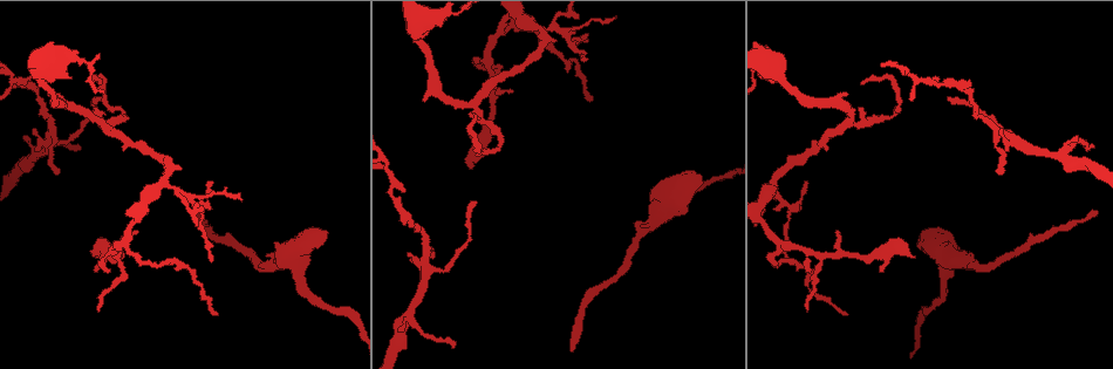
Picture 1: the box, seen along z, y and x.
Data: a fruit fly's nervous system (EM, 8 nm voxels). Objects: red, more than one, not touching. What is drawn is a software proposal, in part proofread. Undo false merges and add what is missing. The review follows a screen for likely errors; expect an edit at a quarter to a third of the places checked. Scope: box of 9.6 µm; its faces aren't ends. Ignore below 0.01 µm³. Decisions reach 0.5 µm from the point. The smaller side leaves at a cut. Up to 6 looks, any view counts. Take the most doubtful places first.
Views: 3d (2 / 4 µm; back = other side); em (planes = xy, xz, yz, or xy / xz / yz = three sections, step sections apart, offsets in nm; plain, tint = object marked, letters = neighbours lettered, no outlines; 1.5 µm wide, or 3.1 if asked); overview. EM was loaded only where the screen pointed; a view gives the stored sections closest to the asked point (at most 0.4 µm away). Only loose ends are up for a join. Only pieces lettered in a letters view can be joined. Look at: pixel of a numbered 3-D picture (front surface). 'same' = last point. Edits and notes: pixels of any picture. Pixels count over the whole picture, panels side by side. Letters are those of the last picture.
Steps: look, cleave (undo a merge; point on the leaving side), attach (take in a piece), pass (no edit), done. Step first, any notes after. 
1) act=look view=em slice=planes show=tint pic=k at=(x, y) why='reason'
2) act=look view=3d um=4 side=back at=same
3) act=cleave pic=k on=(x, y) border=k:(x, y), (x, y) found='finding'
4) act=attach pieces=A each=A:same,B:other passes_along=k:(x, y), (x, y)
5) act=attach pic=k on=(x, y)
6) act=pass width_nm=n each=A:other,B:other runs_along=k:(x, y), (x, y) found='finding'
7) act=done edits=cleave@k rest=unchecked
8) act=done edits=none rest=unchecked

act=look view=3d um=2 pic=1 at=(1095, 215) why='thin end'

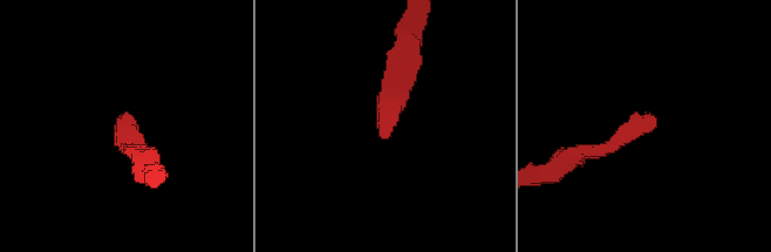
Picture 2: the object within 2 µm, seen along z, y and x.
act=look view=em slice=xy step=4 show=letters pic=2 at=(119, 128)

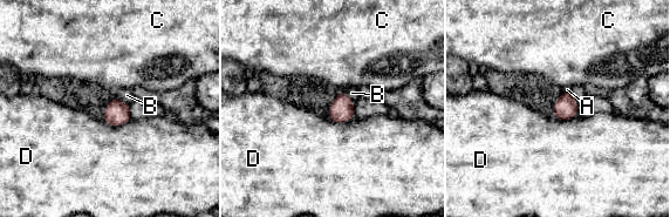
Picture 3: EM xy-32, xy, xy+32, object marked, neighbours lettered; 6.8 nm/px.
act=look view=em slice=planes show=letters at=same

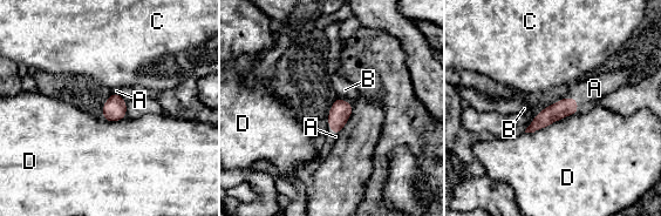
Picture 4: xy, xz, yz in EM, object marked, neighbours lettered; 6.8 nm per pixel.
act=attach pieces=A longest_contact=D:400nm each=A:same,B:other,C:other,D:other passes_along=4:(567, 106), (577, 101), (594, 88) found='the cell continues'

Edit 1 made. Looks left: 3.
act=look view=overview why='redraw'

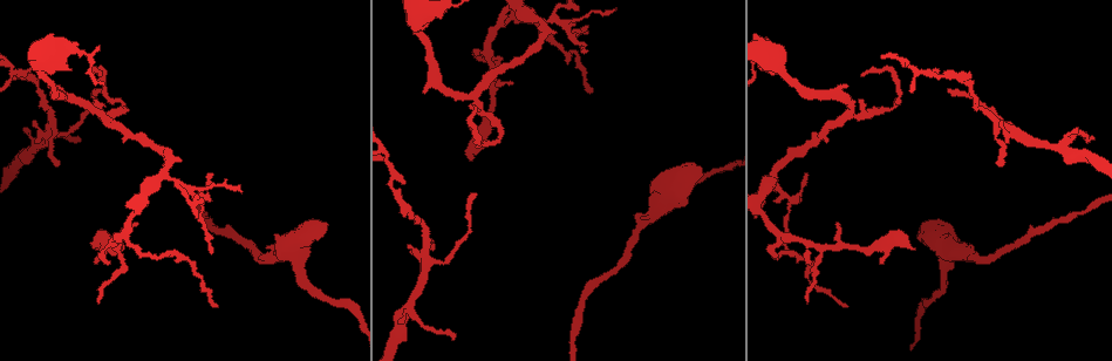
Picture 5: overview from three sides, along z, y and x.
act=look view=em slice=planes show=tint pic=5 at=(35, 146) why='two arms in line, one across'

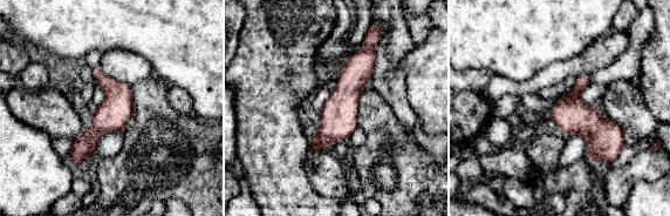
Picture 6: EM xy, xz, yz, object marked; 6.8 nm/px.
act=look view=em slice=planes show=letters at=same why='what lies round it'

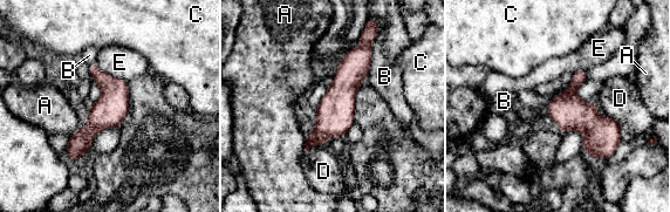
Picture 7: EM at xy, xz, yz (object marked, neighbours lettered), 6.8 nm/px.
act=pass width_nm=220 each=A:other,B:other,C:other,D:other,E:other runs_along=7:(366, 39), (333, 120), (308, 144) found='one cell here'

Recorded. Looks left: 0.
act=done edits=attach@4 rest=unchecked

